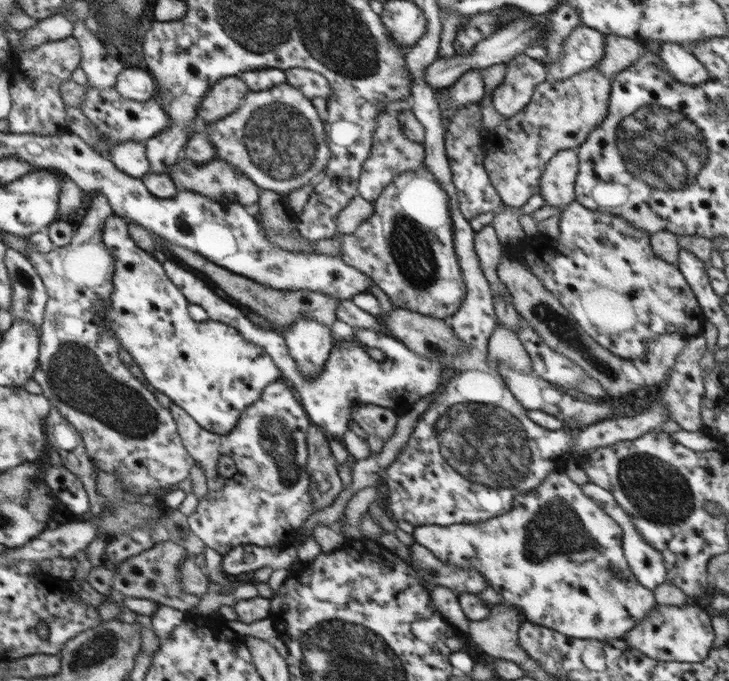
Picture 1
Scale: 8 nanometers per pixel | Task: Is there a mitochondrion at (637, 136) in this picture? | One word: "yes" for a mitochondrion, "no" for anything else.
yes

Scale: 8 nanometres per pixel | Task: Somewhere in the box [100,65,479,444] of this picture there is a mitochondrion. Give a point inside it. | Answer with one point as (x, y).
(279, 141)

